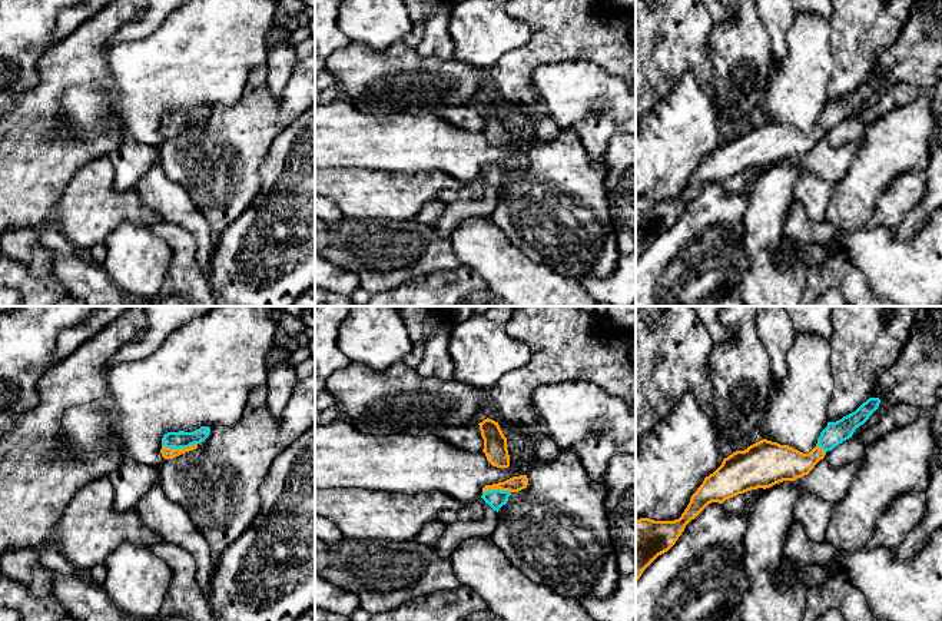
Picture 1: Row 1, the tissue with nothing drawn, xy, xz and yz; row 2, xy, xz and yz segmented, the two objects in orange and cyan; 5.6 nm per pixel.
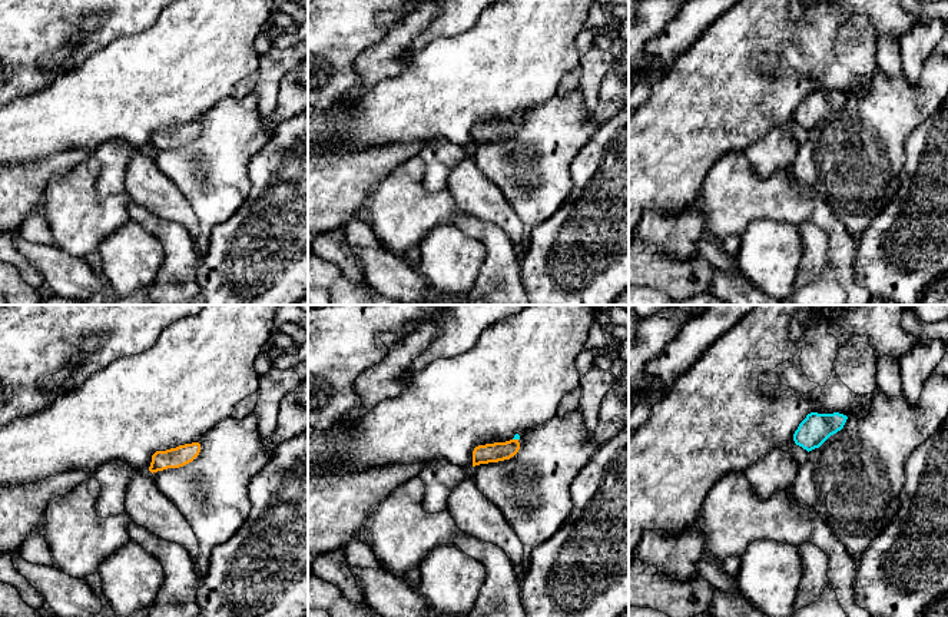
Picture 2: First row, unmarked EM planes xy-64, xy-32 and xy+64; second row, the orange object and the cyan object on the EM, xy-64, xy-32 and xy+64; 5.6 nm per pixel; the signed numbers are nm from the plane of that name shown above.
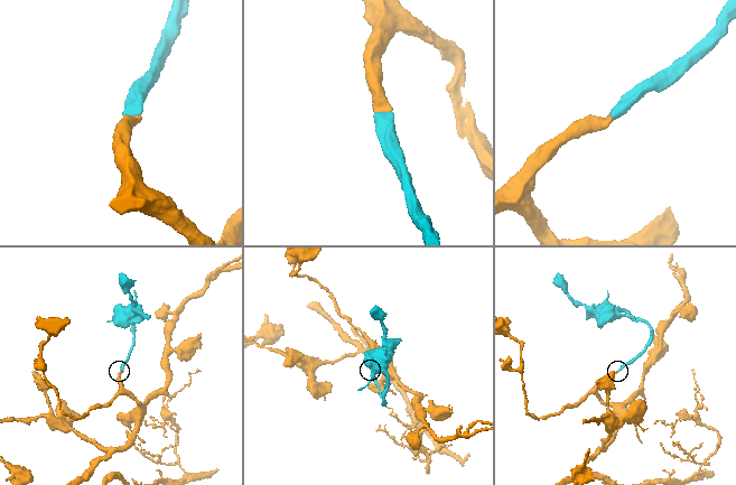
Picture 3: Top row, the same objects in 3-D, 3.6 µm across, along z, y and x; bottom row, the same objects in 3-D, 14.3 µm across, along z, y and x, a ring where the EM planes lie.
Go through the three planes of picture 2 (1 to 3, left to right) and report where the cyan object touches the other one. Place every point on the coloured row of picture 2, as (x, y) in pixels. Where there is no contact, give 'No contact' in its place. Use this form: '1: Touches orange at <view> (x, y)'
1: No contact
2: Touches orange at xy-32 (516, 440)
3: No contact

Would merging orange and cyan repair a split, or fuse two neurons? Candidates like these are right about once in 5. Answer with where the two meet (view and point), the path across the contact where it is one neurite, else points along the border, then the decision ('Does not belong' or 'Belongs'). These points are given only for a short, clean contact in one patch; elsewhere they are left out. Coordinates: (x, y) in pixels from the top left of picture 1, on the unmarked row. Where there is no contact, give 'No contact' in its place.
Touches orange at xy (181, 128). Path across: xy (166, 132), (171, 128), (181, 128), (179, 119). Belongs

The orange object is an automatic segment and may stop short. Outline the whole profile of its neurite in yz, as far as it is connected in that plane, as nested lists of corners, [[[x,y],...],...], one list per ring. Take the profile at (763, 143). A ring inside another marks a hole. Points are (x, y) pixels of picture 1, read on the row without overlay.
[[[869,77],[855,92],[836,102],[827,102],[816,126],[809,133],[767,119],[762,119],[744,130],[736,130],[704,157],[679,199],[637,199],[636,260],[659,235],[667,232],[676,223],[686,205],[709,183],[723,183],[739,173],[757,167],[766,169],[779,162],[795,160],[807,155],[827,130],[852,117],[855,109],[869,99],[879,83],[879,77]]]

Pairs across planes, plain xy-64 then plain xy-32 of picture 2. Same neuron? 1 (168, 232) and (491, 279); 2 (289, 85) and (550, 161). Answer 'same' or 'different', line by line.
1: same
2: same

